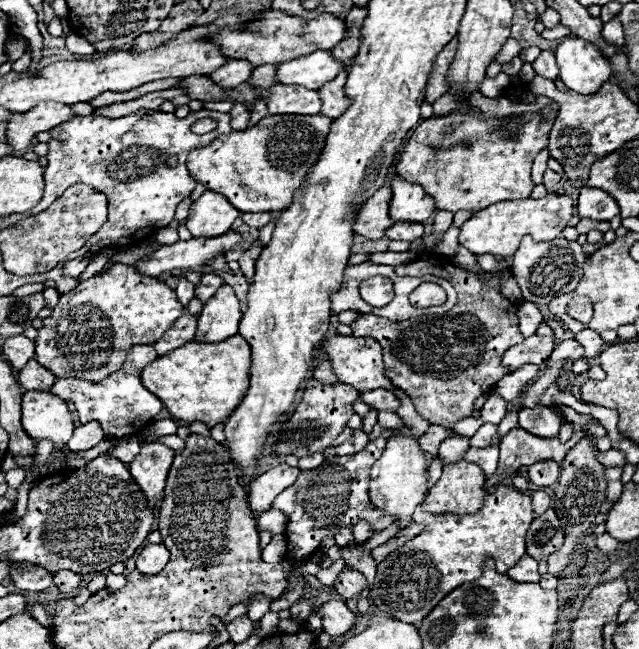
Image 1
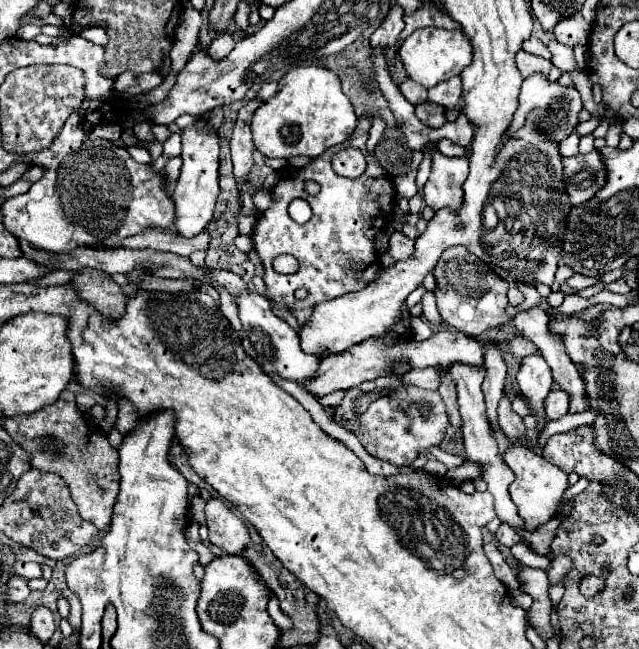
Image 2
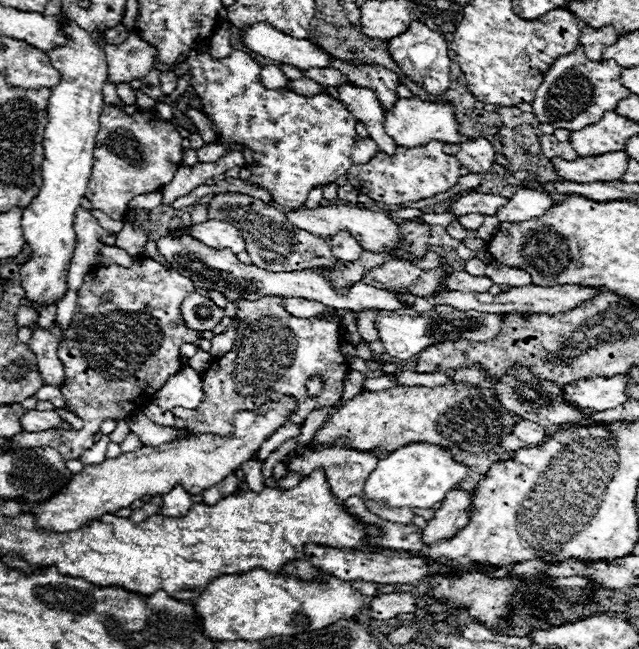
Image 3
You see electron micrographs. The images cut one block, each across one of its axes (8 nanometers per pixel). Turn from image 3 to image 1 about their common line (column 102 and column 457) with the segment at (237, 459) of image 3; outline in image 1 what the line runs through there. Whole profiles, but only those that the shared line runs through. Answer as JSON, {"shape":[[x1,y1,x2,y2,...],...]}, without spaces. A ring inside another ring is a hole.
{"shape":[[472,462,446,464,422,506,432,514,476,514,488,496,484,482,484,472]]}

